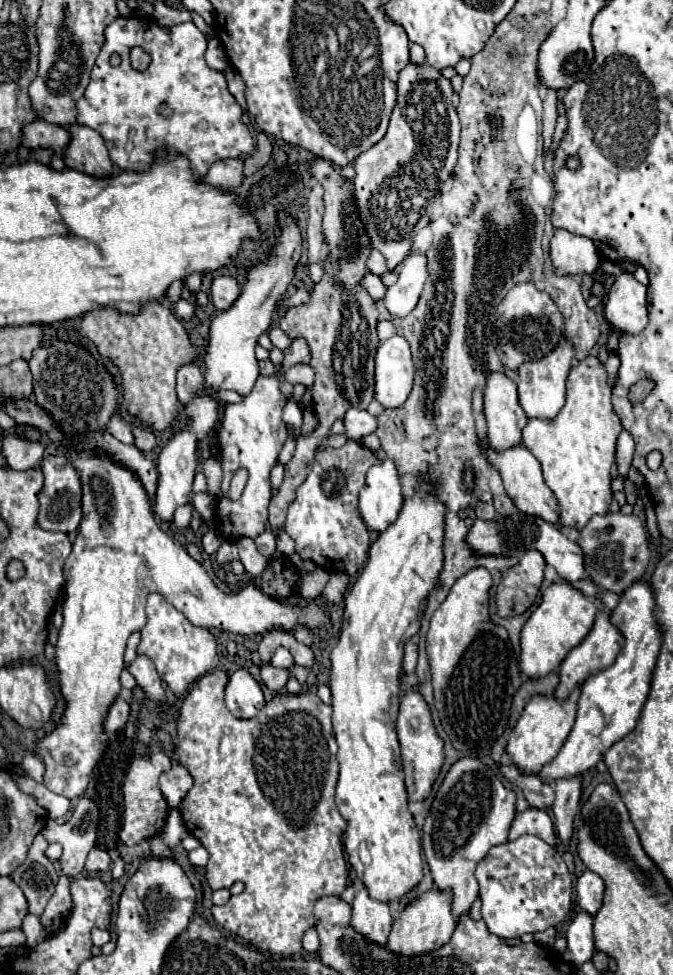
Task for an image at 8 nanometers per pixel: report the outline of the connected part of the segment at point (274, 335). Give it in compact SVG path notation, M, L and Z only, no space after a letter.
M274 326L274 328L270 328L270 332L268 332L268 336L270 336L270 340L272 340L272 344L278 348L278 350L284 350L284 348L288 348L288 336L278 328L278 326Z

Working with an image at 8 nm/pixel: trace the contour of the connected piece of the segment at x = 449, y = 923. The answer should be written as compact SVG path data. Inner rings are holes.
M428 890L420 896L416 896L402 914L394 920L392 932L388 938L388 948L392 952L400 952L404 956L416 956L420 952L432 952L432 948L440 948L440 944L446 944L456 930L456 918L452 914L452 892L450 890Z

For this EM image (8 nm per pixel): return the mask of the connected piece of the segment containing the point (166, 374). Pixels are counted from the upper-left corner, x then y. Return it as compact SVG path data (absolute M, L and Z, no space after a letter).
M148 302L136 316L118 314L114 308L92 310L84 314L80 332L96 344L102 358L112 360L118 368L126 410L154 432L168 430L176 422L180 408L174 390L176 372L180 366L196 362L202 354L202 348L190 342L184 324L176 320L170 308L160 302Z

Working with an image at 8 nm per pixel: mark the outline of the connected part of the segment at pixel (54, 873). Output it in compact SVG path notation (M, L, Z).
M32 848L24 864L20 864L10 878L24 892L30 906L30 914L40 916L54 894L58 882L58 870L42 850Z

